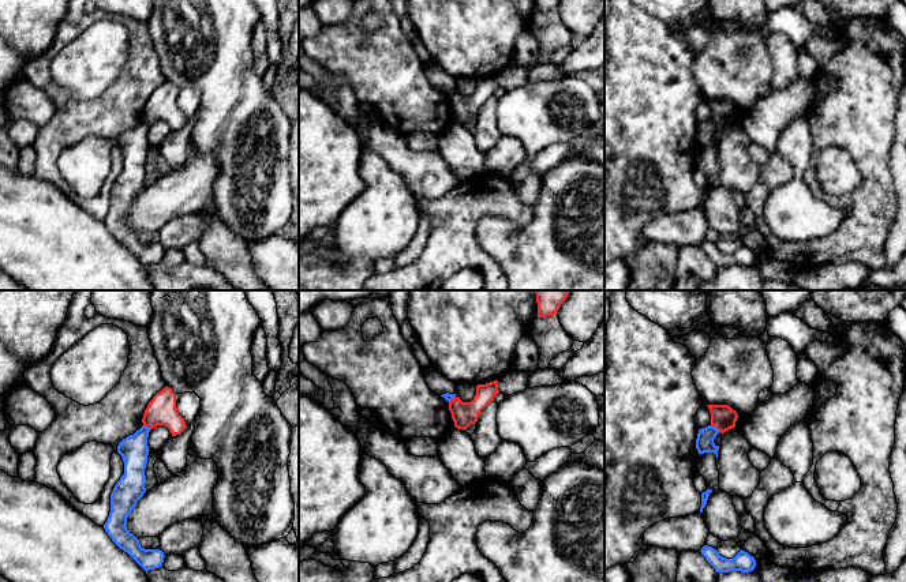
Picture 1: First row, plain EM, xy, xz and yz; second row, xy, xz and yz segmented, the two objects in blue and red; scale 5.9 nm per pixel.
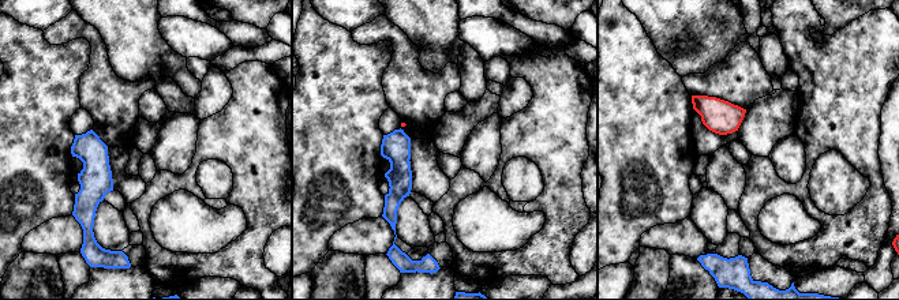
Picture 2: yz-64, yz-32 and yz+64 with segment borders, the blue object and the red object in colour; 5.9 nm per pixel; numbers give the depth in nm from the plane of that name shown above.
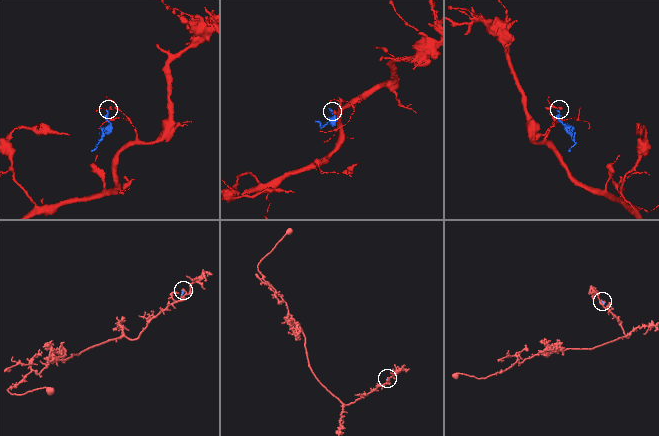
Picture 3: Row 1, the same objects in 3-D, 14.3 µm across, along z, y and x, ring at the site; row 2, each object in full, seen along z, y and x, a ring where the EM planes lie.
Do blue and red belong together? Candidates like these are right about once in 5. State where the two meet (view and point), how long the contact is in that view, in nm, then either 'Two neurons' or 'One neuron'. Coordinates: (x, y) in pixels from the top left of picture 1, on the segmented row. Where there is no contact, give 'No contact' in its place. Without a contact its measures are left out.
Touches blue at yz (714, 427). Shared border 70 nm. Two neurons

